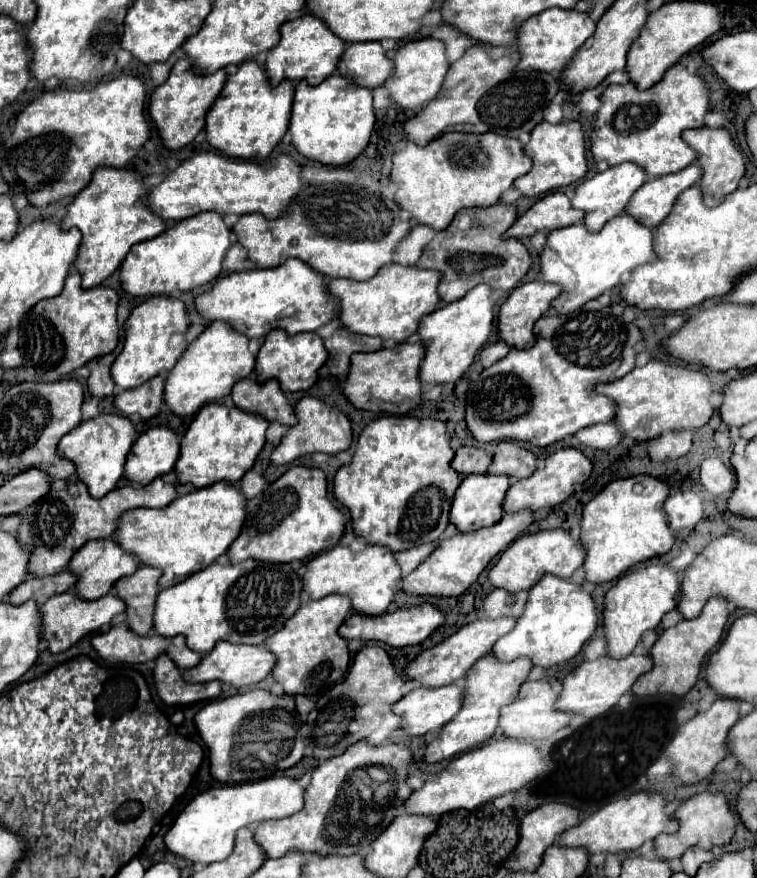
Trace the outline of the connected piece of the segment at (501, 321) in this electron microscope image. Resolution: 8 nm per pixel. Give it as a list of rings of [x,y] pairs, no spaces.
[[[530,281],[524,283],[520,287],[516,287],[510,297],[506,299],[506,303],[500,309],[500,317],[498,317],[498,333],[500,339],[506,341],[510,347],[516,349],[528,349],[534,345],[534,323],[550,311],[552,301],[562,293],[562,287],[556,283],[546,283],[546,281]]]

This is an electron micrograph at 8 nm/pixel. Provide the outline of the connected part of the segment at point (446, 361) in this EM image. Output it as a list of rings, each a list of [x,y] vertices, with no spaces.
[[[482,283],[462,299],[446,303],[444,307],[436,309],[434,313],[426,315],[420,321],[418,333],[426,347],[426,357],[420,367],[420,375],[424,383],[432,383],[432,381],[450,383],[460,379],[470,369],[476,355],[482,351],[482,347],[488,343],[494,331],[494,321],[496,321],[494,291],[496,291],[494,287]]]

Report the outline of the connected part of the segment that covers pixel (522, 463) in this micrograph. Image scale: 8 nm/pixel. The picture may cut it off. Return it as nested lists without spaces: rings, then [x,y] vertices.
[[[500,441],[494,453],[494,461],[490,465],[492,473],[508,475],[516,479],[530,477],[536,469],[536,457],[532,451],[512,443],[512,441]]]

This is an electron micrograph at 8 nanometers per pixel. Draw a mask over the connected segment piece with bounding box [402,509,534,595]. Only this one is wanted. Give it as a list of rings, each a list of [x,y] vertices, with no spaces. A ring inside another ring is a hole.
[[[522,509],[516,513],[504,513],[502,519],[490,527],[472,531],[472,533],[456,533],[454,537],[442,541],[434,553],[418,565],[408,577],[402,579],[402,589],[410,595],[460,595],[464,593],[478,575],[486,569],[492,557],[496,557],[502,549],[506,549],[528,525],[534,521],[534,513],[530,509]]]

